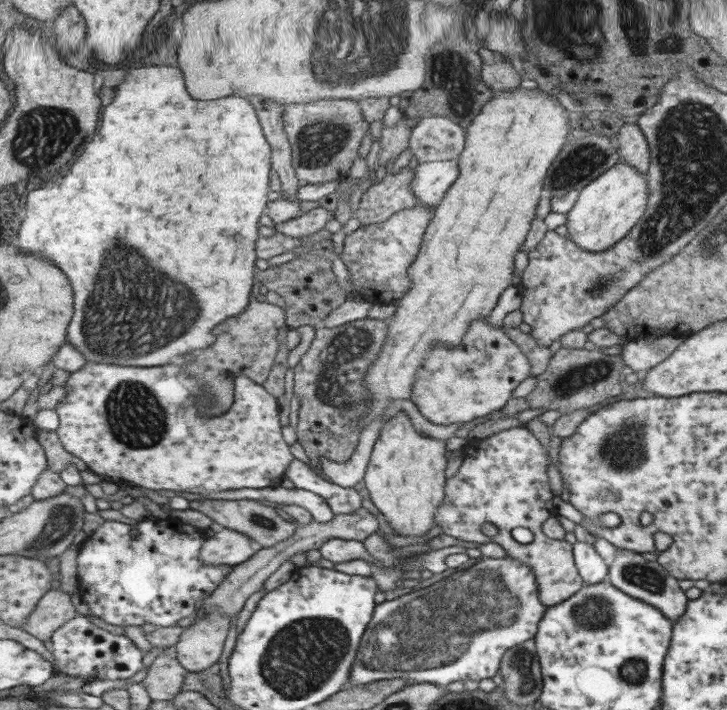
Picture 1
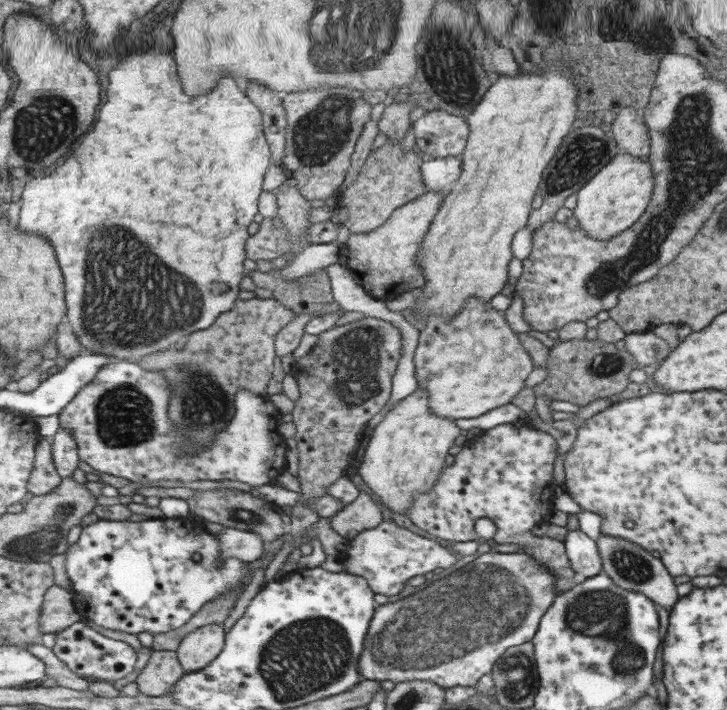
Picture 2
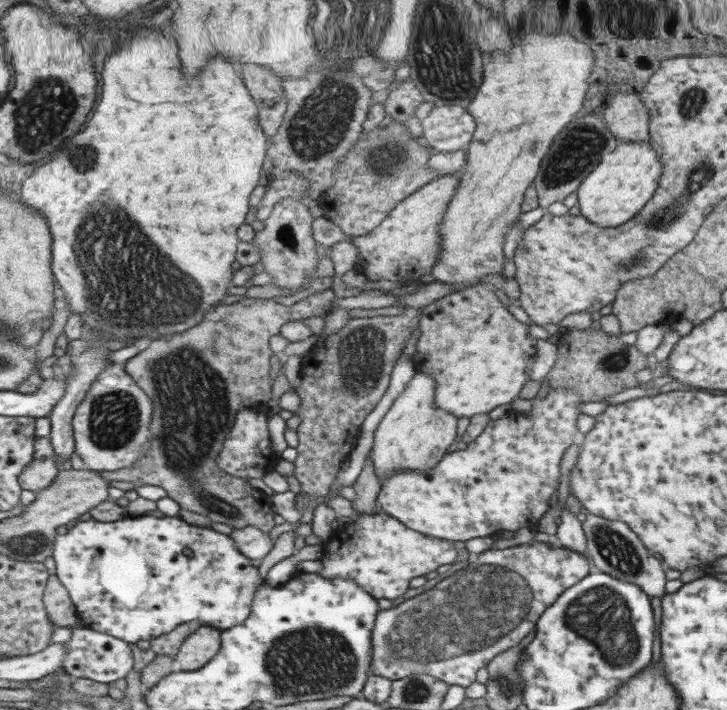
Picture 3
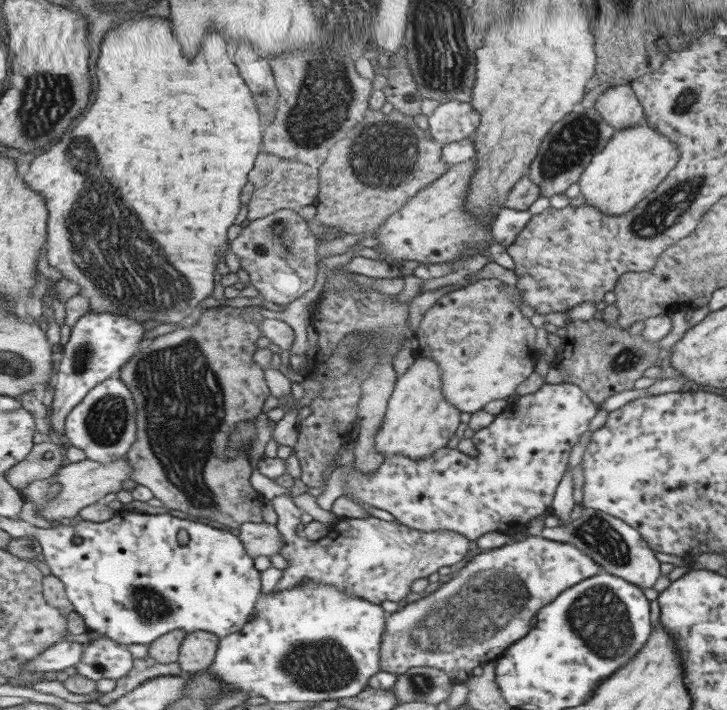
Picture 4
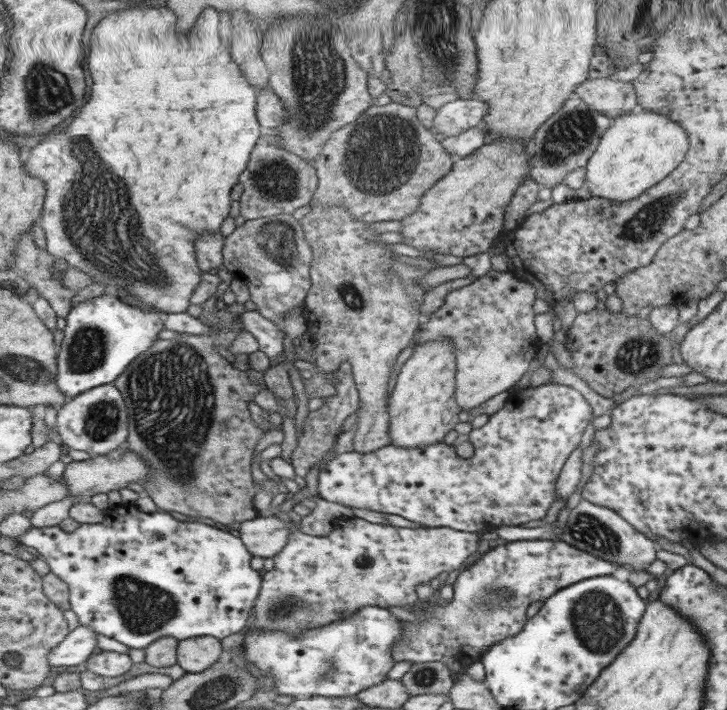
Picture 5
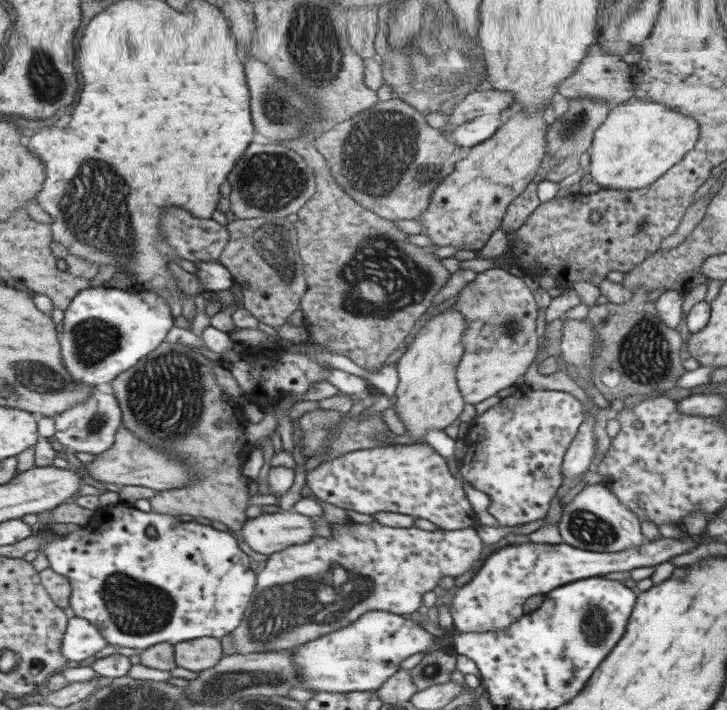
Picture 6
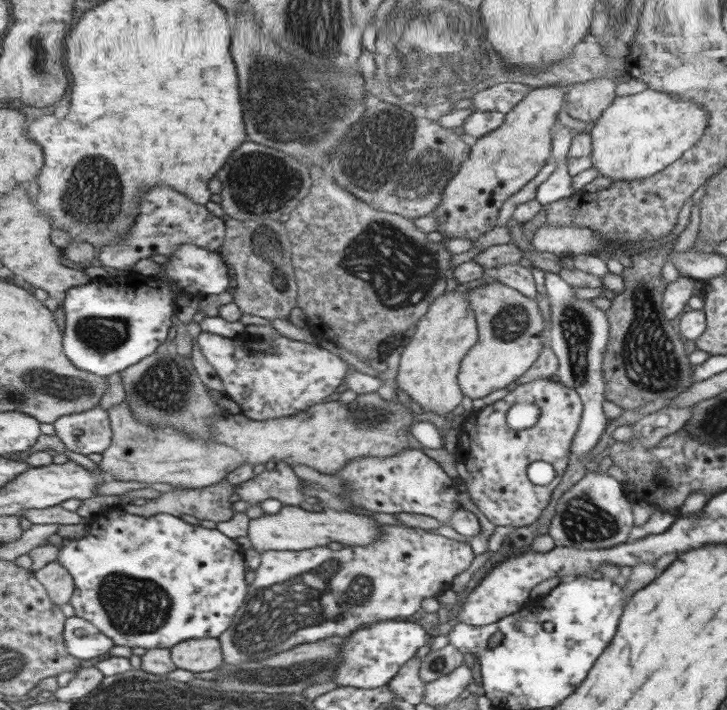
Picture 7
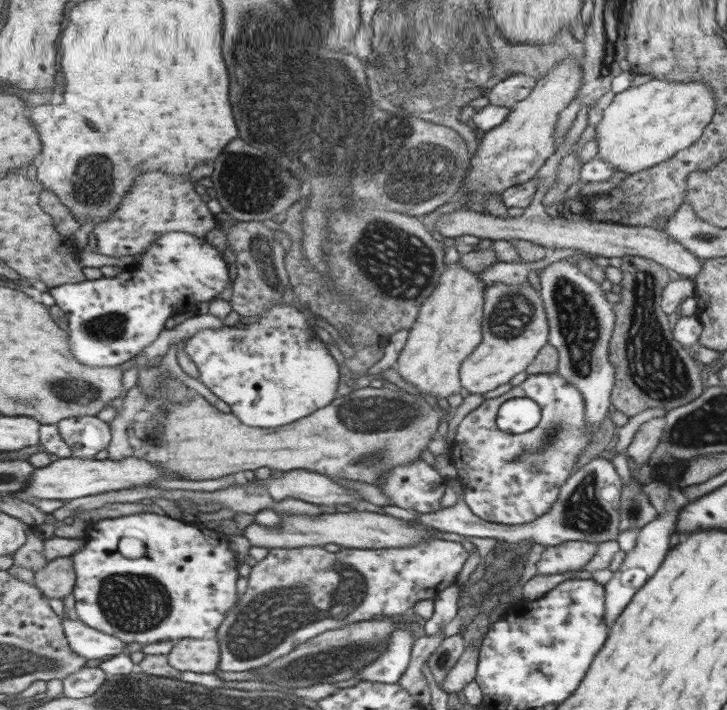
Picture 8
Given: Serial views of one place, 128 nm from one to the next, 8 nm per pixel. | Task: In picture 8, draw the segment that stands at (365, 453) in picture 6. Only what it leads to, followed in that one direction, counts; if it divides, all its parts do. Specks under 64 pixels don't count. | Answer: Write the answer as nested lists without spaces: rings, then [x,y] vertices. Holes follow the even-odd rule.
[[[418,458],[394,468],[384,480],[380,480],[378,487],[390,499],[390,505],[431,513],[442,509],[440,500],[448,485],[447,478]]]

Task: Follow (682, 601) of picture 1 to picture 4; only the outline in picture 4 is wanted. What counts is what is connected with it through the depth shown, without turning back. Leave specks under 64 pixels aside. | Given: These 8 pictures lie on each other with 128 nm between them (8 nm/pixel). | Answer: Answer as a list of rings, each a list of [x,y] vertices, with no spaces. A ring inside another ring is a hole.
[[[582,507],[577,509],[572,523],[561,527],[544,527],[540,536],[553,541],[562,540],[566,544],[576,546],[582,553],[593,557],[602,566],[603,572],[623,577],[632,584],[638,584],[639,587],[653,588],[660,576],[660,562],[652,552],[653,547],[648,546],[649,541],[646,541],[633,525],[610,513]]]

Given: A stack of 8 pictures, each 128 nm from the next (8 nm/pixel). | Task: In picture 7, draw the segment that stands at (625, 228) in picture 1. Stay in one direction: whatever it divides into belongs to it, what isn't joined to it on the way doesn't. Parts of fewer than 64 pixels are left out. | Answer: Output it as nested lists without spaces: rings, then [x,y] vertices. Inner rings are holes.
[[[652,88],[616,96],[589,131],[592,166],[611,180],[647,179],[692,150],[708,126],[708,111],[696,101],[686,101]]]

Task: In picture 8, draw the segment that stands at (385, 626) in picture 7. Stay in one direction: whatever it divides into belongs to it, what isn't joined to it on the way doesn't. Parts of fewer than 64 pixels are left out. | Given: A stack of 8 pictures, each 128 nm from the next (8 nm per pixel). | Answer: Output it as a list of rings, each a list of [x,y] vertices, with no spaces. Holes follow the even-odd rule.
[[[402,622],[388,636],[388,648],[370,664],[354,674],[360,681],[381,682],[386,684],[398,683],[401,676],[409,668],[410,648],[413,648],[412,628]]]

